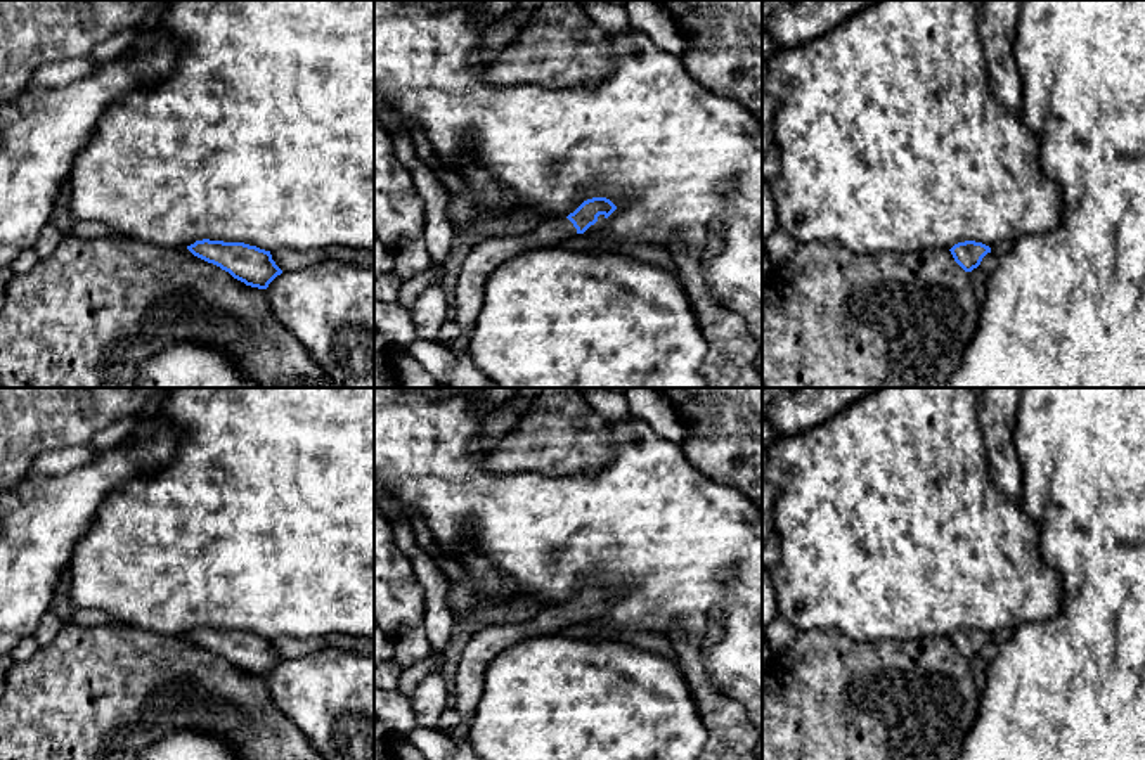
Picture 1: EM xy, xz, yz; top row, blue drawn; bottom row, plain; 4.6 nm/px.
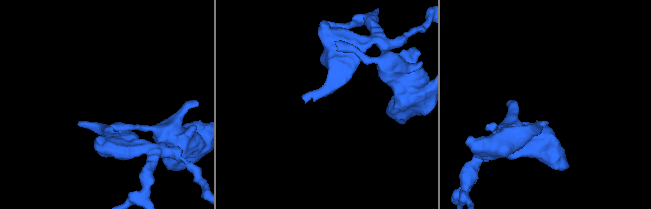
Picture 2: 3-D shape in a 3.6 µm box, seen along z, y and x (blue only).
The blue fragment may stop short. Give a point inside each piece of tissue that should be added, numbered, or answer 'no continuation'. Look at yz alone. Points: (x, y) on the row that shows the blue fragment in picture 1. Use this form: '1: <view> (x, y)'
no continuation

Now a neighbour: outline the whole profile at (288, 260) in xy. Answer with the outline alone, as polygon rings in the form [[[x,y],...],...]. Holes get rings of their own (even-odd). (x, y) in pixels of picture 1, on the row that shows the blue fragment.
[[[327,246],[327,248],[307,249],[307,251],[274,249],[270,251],[270,254],[275,265],[282,272],[308,268],[329,258],[343,260],[352,265],[374,268],[374,251],[353,249],[348,246]]]

